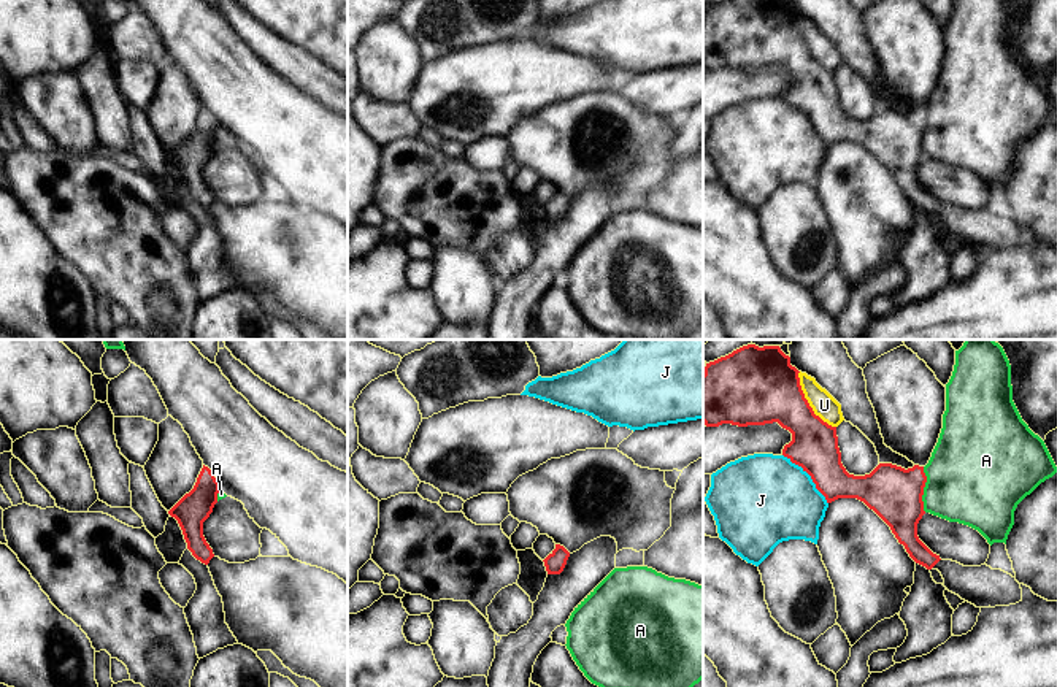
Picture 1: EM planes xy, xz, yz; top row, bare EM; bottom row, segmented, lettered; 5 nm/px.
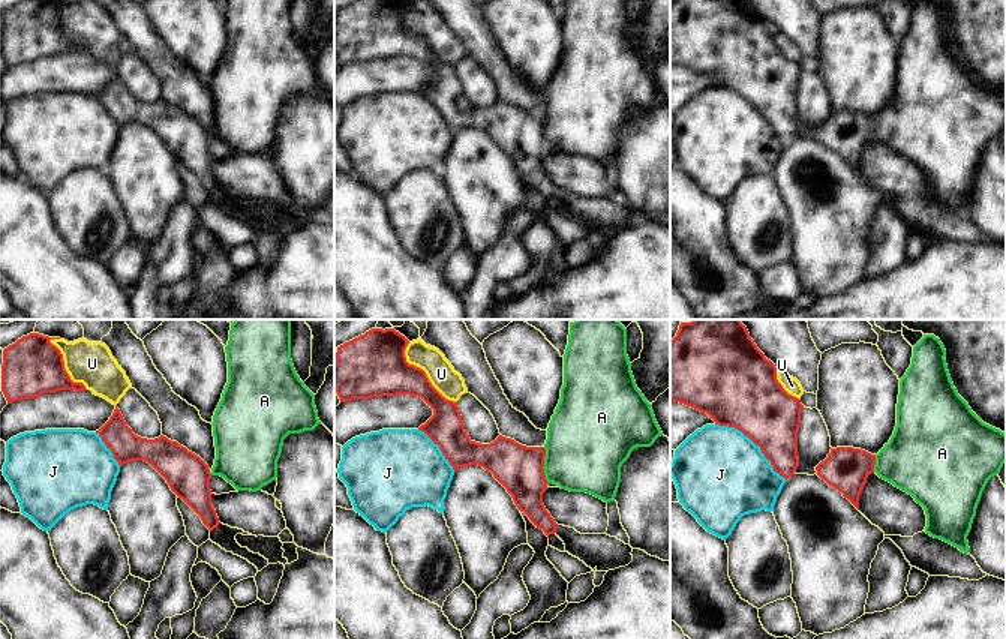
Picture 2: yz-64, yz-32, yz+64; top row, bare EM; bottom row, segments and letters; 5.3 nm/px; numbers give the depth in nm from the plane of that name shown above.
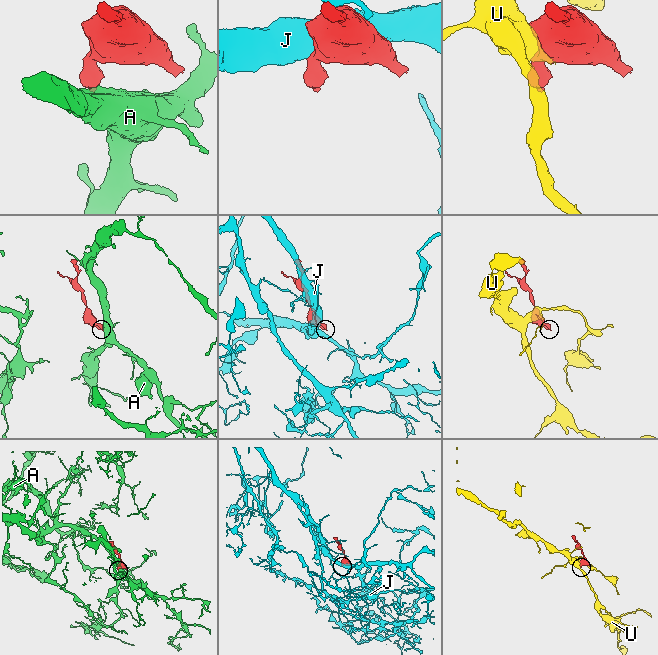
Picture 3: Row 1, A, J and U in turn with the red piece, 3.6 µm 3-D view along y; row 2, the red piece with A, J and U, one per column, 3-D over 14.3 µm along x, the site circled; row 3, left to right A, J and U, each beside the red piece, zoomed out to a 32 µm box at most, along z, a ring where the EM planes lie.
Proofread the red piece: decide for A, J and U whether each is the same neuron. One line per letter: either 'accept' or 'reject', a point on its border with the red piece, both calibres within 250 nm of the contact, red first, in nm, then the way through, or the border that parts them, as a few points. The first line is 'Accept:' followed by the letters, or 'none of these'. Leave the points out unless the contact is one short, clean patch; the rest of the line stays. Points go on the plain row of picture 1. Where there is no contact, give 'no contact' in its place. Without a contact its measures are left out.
Accept: none of these
A: reject | yz (922, 134) | 280/440 nm | along yz (922, 111), (926, 121), (922, 153), (926, 156)
J: reject | yz (810, 119) | 240/440 nm
U: reject | yz (808, 48) | 360/120 nm

